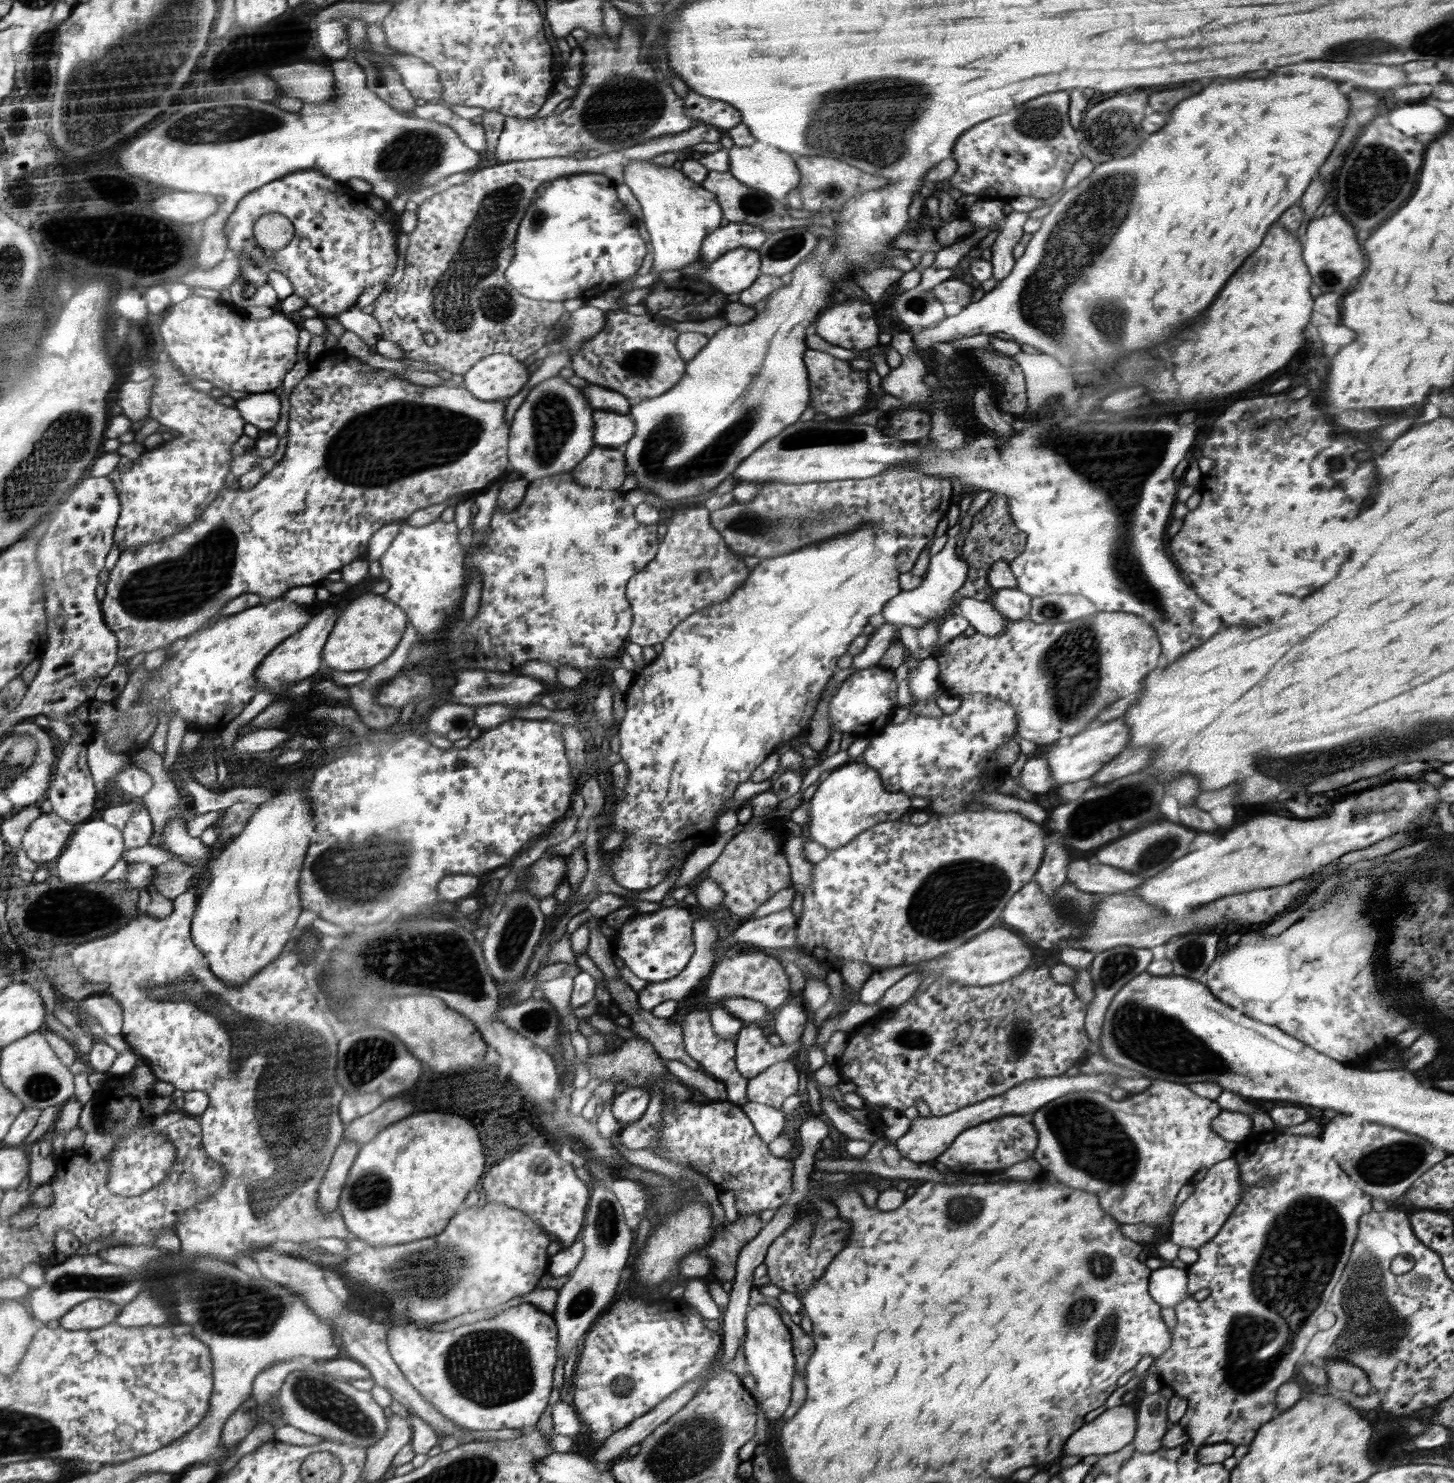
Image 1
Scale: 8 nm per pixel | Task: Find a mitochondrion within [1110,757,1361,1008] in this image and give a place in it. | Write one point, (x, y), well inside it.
(1163, 850)

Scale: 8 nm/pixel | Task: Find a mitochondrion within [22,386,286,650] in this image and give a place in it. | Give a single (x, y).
(169, 590)

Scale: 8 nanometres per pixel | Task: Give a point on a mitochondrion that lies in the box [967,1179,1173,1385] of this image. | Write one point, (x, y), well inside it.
(1102, 1329)

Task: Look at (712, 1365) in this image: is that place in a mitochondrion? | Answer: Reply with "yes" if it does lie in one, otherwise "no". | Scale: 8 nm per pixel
no

